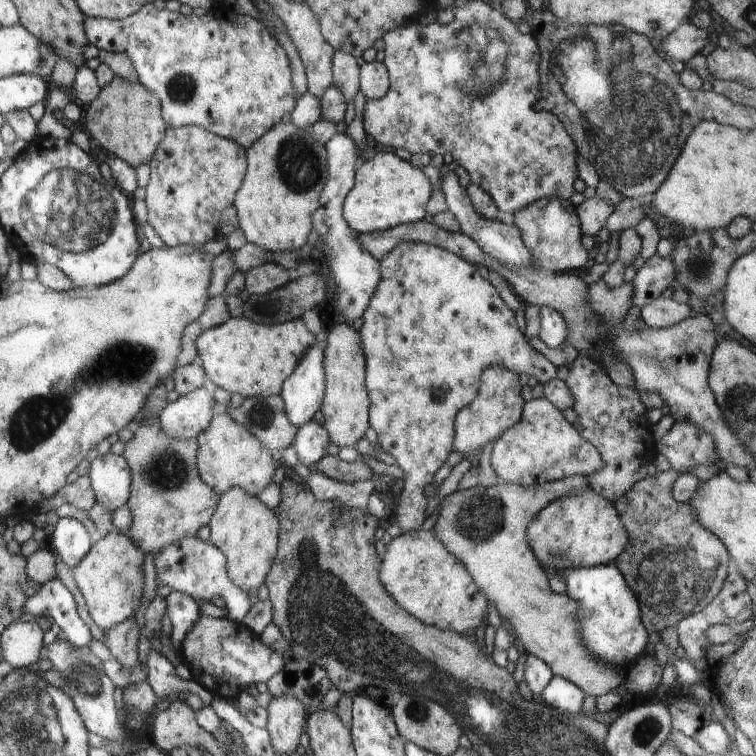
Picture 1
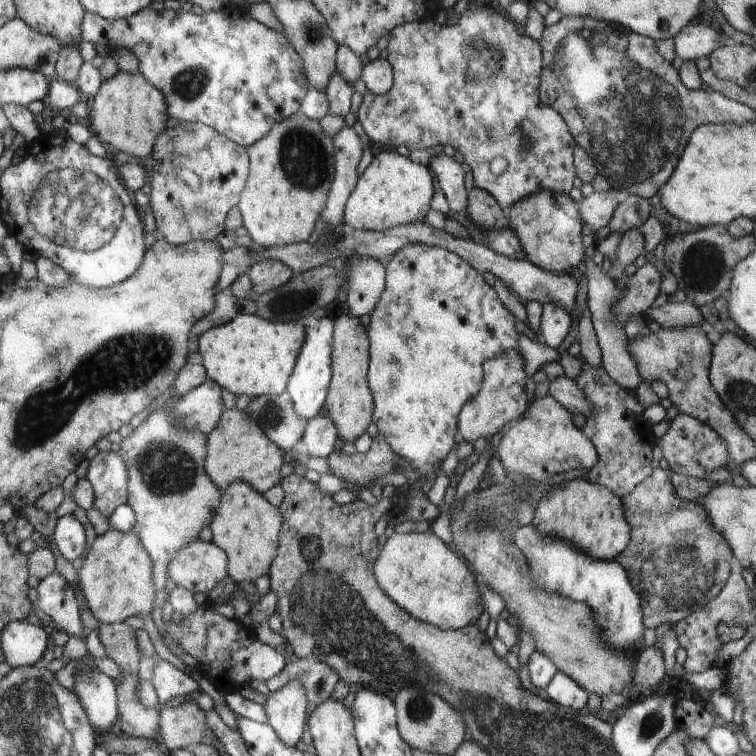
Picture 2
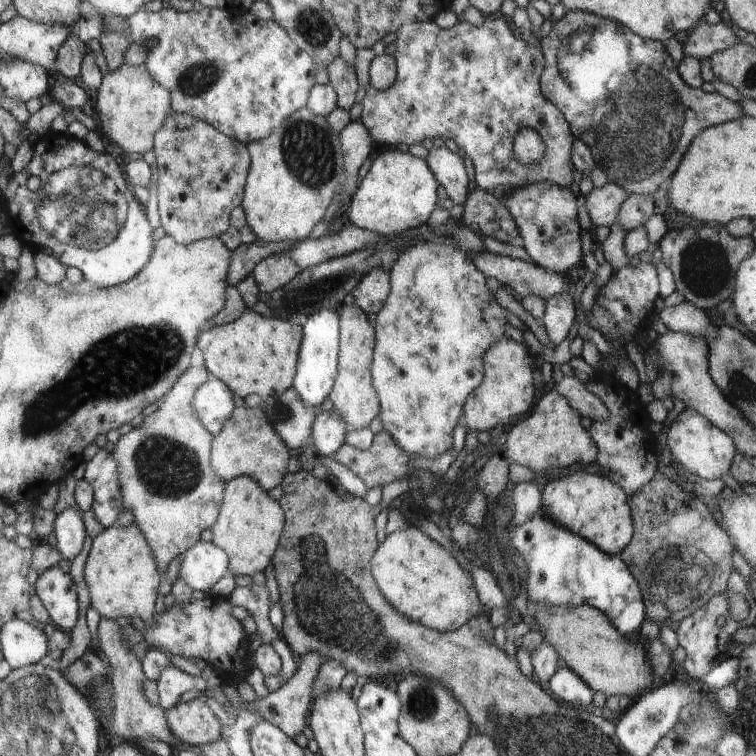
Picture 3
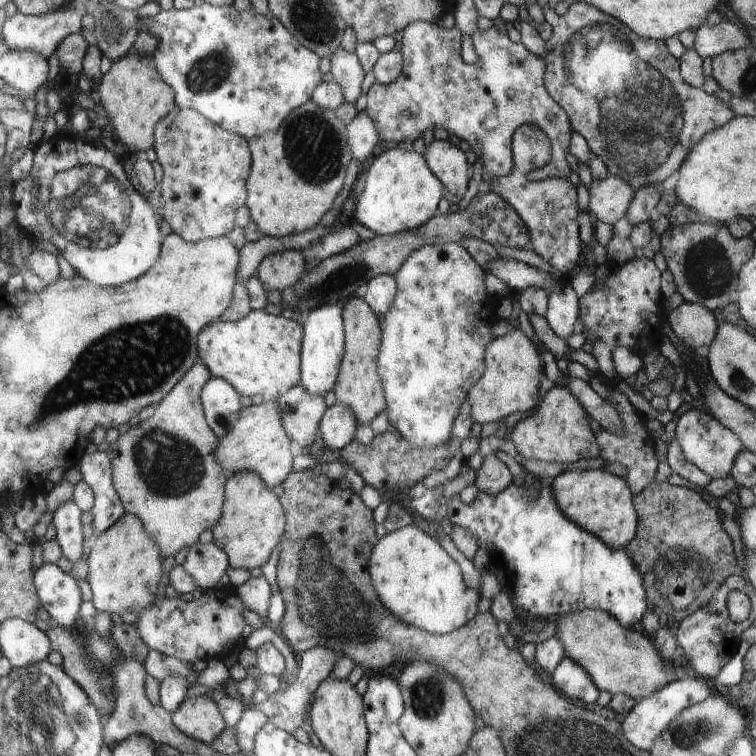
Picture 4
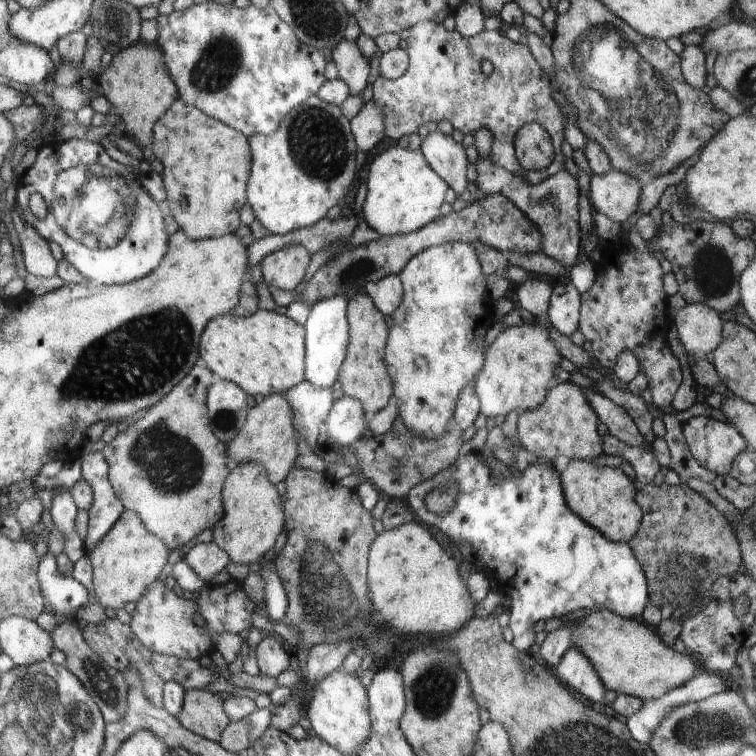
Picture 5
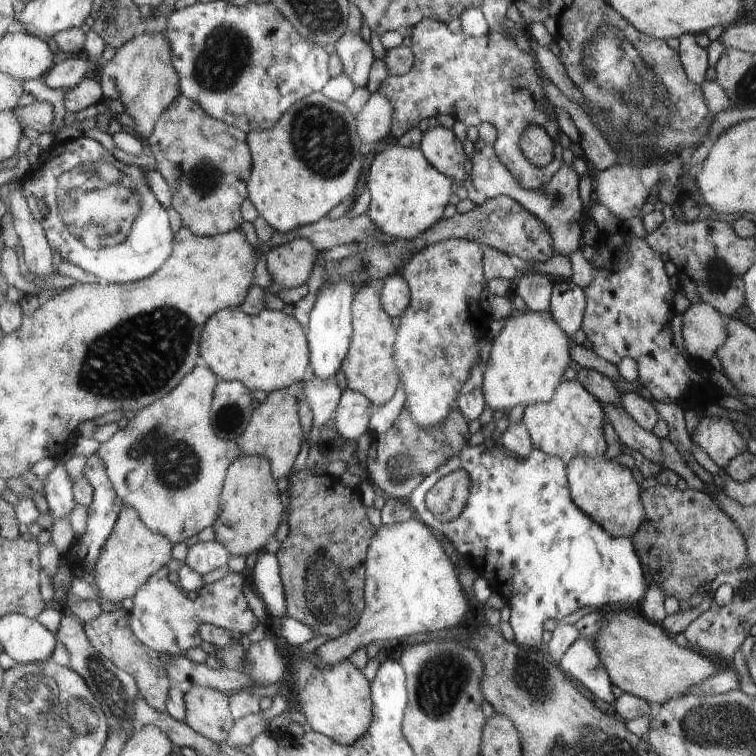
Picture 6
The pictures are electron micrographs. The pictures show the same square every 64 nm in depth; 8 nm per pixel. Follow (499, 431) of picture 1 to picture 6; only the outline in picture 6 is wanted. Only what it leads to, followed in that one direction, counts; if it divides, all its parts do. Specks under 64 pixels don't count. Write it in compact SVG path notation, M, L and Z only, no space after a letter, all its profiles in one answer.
M550 308L544 312L519 311L510 316L492 339L488 364L484 368L484 400L492 410L505 410L514 406L528 406L538 402L550 402L557 393L558 382L572 358L570 340L562 326L554 322Z

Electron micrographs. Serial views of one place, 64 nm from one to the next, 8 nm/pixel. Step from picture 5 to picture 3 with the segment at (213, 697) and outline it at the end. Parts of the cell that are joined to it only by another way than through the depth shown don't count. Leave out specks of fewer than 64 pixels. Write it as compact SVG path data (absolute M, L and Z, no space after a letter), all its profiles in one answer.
M203 695L189 702L177 704L173 709L165 710L164 714L166 714L166 722L168 722L168 728L170 728L172 736L178 738L178 742L182 742L184 746L194 747L196 745L212 744L212 742L220 740L222 736L222 724L206 704Z

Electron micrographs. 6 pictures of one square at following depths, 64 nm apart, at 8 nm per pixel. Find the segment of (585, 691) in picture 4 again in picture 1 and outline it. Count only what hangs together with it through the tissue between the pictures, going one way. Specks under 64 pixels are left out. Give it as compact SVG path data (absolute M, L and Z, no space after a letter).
M553 676L548 686L541 692L539 700L548 706L556 706L564 712L578 714L586 694L570 680Z

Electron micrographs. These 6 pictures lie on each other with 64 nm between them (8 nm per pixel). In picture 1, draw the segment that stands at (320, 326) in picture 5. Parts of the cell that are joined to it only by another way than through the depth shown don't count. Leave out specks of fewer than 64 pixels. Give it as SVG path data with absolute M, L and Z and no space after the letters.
M312 344L309 350L306 350L302 361L294 370L292 376L288 378L282 385L282 390L279 396L282 396L282 402L286 406L286 416L290 418L290 422L294 426L304 425L308 420L314 418L314 414L320 410L322 398L324 396L324 372L325 368L325 349L318 344Z

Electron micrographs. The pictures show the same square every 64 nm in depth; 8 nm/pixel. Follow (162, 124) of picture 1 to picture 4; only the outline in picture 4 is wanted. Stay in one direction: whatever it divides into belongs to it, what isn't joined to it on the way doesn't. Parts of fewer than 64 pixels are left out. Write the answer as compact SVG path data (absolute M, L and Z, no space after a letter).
M131 51L126 56L122 56L120 60L113 62L112 68L100 82L99 91L102 105L109 115L109 120L120 142L139 154L156 144L157 125L176 105L173 87L168 86L160 78L158 70L154 68L152 54L144 56L144 54Z

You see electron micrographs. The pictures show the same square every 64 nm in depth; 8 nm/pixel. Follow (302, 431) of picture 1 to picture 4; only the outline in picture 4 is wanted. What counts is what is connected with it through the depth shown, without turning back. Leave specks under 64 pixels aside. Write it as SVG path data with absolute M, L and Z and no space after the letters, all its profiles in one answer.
M336 402L328 407L325 416L322 417L319 436L326 448L341 450L354 440L358 425L350 406Z

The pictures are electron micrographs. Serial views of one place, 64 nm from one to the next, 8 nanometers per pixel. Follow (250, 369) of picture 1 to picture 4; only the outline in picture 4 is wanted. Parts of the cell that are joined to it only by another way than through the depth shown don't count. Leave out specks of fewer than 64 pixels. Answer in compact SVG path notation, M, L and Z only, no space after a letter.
M252 309L248 316L235 322L216 321L200 334L199 352L203 363L212 376L228 381L240 396L262 396L266 400L276 400L289 392L301 381L302 326L294 320L286 320L282 315L266 313L264 309Z

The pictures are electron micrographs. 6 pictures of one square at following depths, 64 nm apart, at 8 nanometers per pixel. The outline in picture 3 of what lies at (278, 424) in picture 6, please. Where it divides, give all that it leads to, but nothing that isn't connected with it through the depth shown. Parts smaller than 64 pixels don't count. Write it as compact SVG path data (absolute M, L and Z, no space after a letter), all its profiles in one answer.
M236 407L234 414L230 416L230 422L224 424L222 432L213 440L210 466L224 483L238 476L250 476L258 482L258 486L262 486L262 490L269 491L283 481L284 472L288 472L286 462L288 462L286 442L282 442L282 436L268 422L261 407Z

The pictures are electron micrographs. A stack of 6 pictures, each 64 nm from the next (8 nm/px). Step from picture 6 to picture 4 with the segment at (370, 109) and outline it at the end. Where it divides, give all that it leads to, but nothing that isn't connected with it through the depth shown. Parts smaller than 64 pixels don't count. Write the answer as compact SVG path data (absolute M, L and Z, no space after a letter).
M362 110L352 122L346 125L346 134L349 135L349 141L346 144L350 146L352 158L364 165L364 161L380 140L376 122L372 122L372 118L366 114L366 110Z

